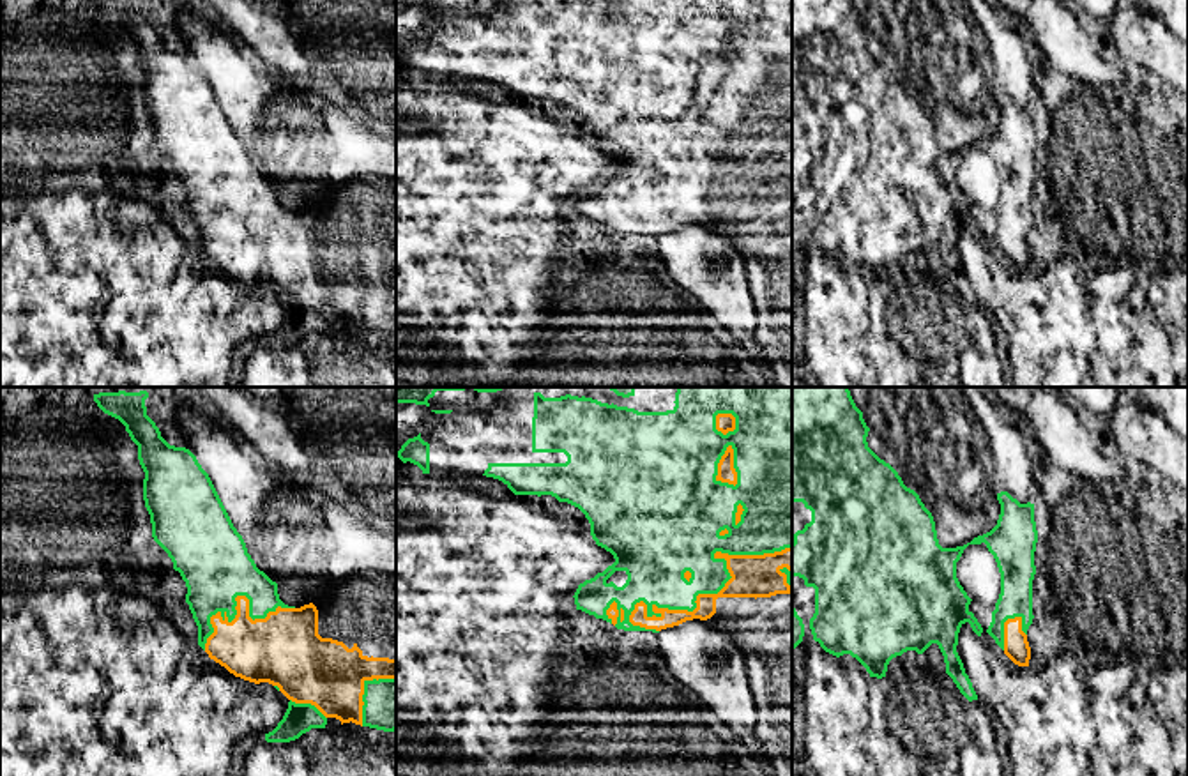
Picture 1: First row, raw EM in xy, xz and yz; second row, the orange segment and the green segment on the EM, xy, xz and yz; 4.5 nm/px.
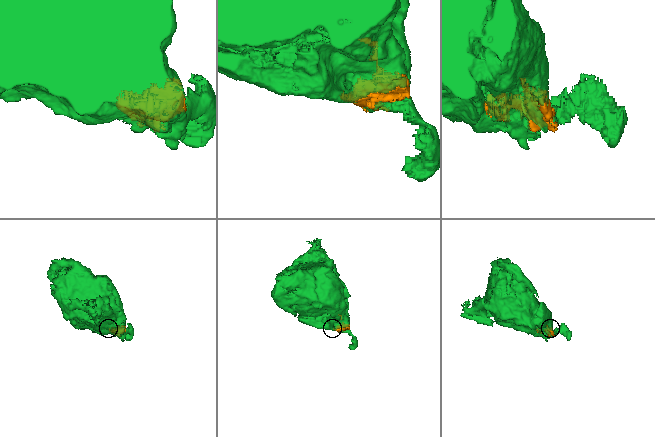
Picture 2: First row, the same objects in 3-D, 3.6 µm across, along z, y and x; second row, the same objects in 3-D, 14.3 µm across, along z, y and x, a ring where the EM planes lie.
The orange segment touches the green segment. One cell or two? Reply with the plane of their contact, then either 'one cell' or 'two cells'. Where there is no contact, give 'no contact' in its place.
xz | one cell

